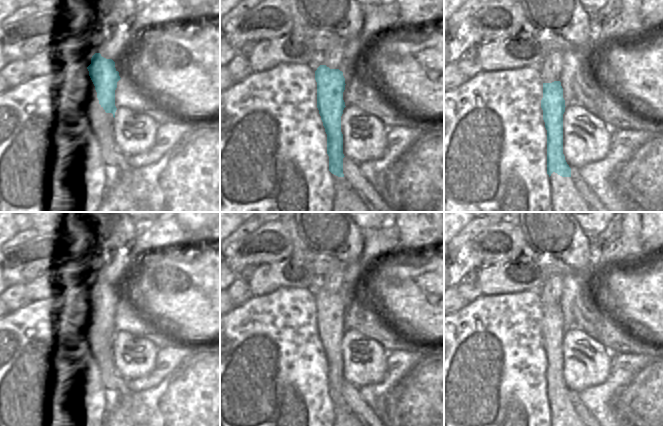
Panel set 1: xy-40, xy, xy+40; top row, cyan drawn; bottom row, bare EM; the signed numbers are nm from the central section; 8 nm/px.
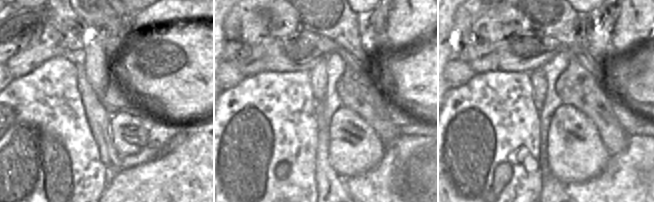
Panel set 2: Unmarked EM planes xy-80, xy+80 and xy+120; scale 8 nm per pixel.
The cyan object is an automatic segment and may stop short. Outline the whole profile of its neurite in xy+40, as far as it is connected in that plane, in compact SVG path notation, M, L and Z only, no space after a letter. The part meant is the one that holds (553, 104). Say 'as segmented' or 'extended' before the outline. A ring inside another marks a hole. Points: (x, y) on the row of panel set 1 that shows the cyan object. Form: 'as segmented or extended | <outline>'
extended | M560 81L543 83L541 108L547 130L547 174L551 184L553 212L591 212L571 177L563 154L563 114L565 100Z

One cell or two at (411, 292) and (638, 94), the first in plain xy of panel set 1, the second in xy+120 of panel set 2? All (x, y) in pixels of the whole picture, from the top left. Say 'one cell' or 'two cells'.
one cell

